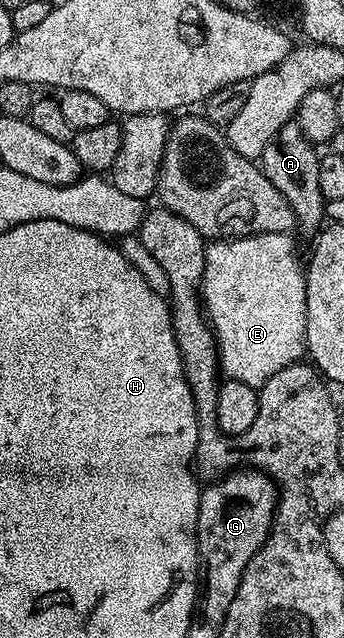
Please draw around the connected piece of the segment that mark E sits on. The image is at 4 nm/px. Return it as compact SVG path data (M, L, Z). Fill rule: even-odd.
M254 233L248 237L215 239L206 246L205 271L201 286L203 312L215 335L218 368L232 381L261 387L277 371L302 362L307 348L307 275L301 257L295 254L292 238L285 233Z

